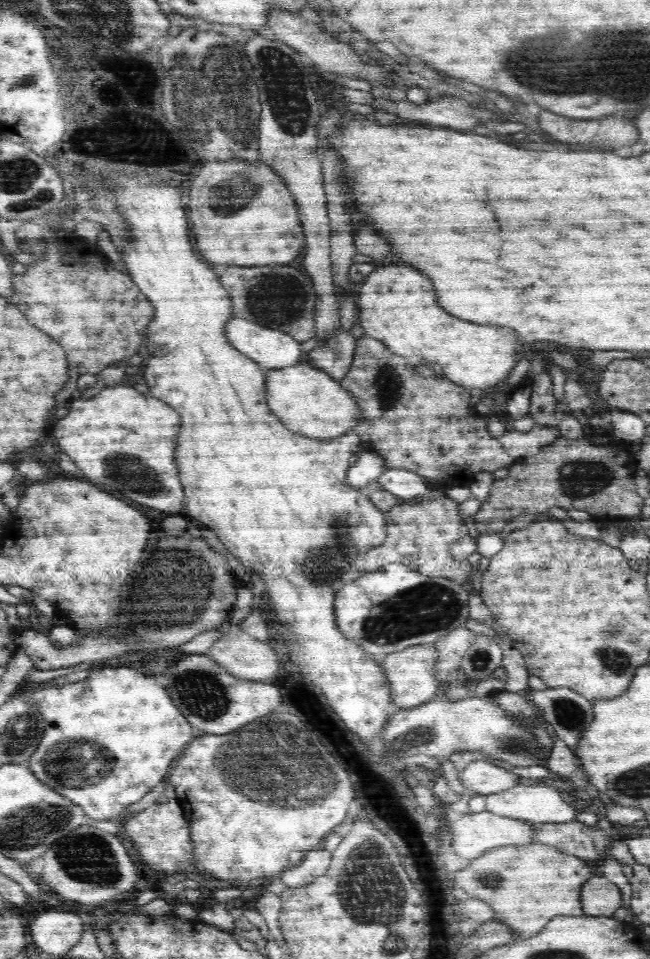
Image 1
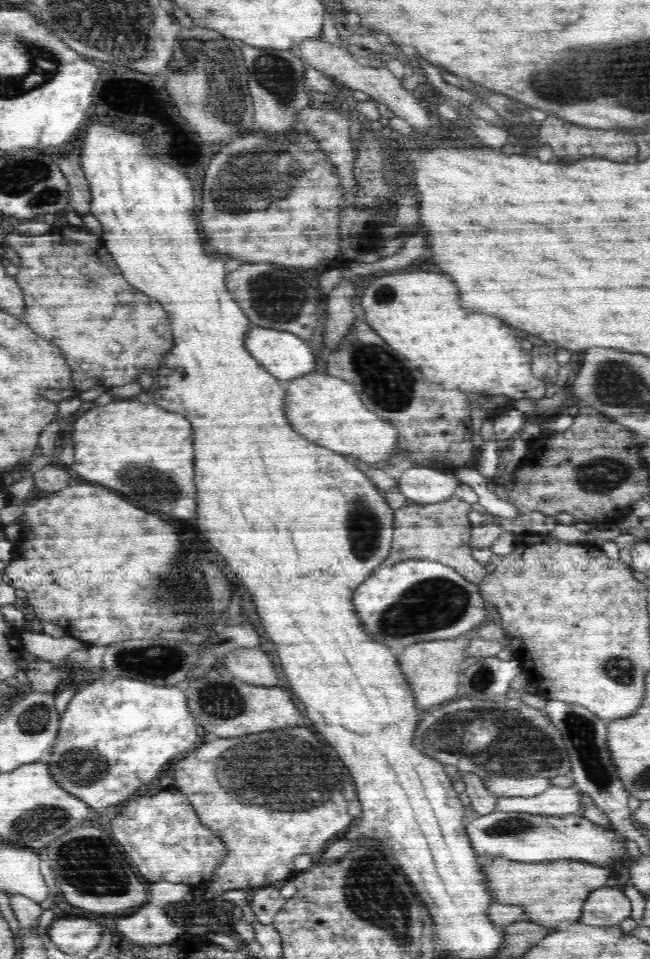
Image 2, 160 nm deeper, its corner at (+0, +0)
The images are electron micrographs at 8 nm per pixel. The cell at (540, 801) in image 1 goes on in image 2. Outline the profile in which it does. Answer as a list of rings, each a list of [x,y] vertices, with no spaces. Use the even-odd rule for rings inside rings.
[[[551,785],[550,788],[546,788],[540,794],[535,796],[514,796],[514,797],[500,797],[496,801],[497,811],[502,811],[503,813],[510,814],[528,814],[528,815],[550,815],[550,816],[568,816],[568,815],[578,815],[579,813],[584,817],[585,807],[594,808],[595,804],[591,801],[583,798],[581,792],[575,787],[562,788],[556,785]]]

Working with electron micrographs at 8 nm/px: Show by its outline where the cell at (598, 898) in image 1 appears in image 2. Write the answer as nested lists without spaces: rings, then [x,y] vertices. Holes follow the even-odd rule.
[[[602,886],[587,896],[580,922],[588,925],[620,924],[630,918],[632,906],[630,899],[620,888]]]

